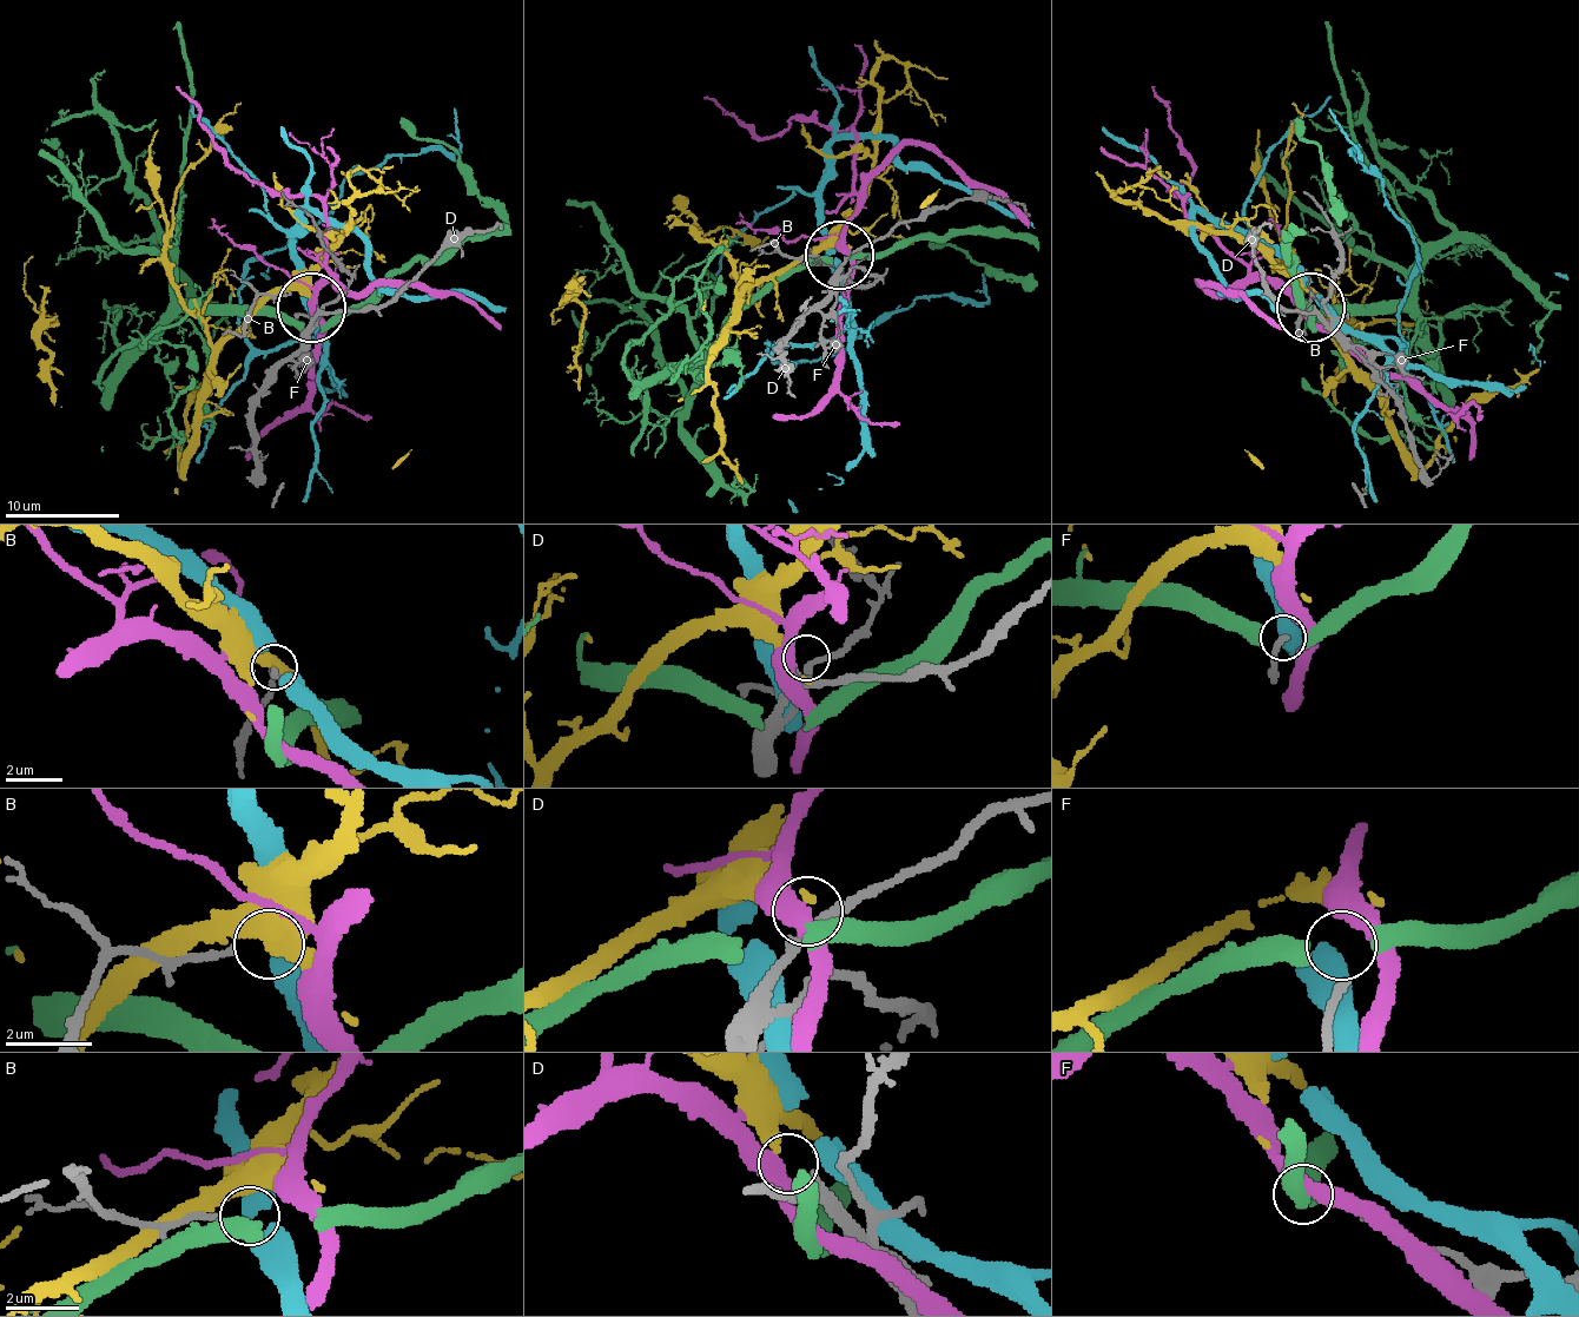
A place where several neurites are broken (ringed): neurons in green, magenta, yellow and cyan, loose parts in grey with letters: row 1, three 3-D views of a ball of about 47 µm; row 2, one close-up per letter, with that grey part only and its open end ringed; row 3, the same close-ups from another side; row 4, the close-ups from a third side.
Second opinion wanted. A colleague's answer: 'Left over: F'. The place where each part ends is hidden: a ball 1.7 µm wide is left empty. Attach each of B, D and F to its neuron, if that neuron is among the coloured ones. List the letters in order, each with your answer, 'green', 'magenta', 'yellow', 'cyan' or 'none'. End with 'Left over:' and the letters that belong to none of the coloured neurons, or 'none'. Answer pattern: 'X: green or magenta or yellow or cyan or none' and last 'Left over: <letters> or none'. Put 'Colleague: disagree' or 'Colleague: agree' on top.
Colleague: disagree
B: cyan
D: none
F: none
Left over: D, F

